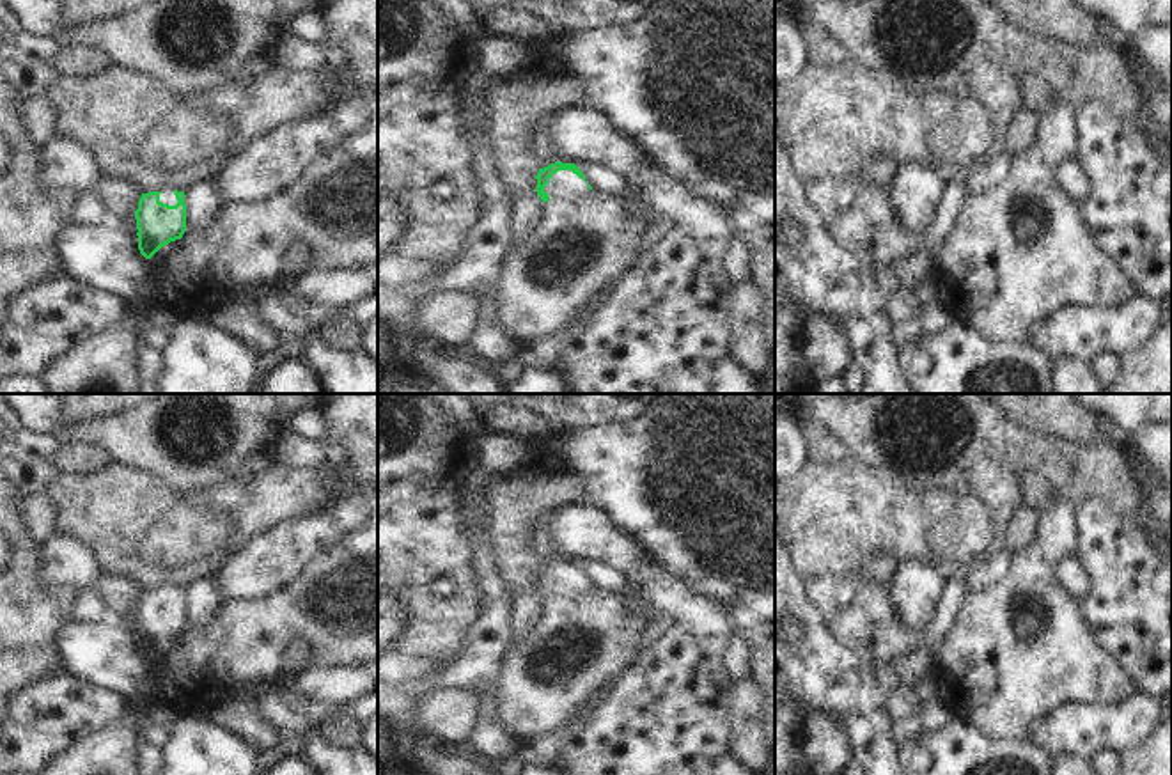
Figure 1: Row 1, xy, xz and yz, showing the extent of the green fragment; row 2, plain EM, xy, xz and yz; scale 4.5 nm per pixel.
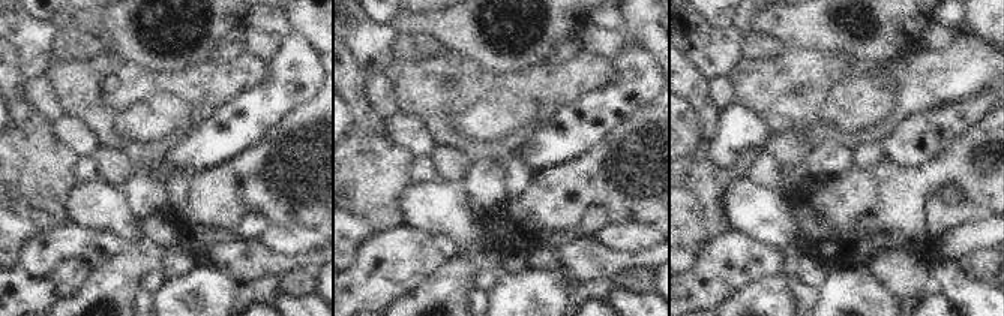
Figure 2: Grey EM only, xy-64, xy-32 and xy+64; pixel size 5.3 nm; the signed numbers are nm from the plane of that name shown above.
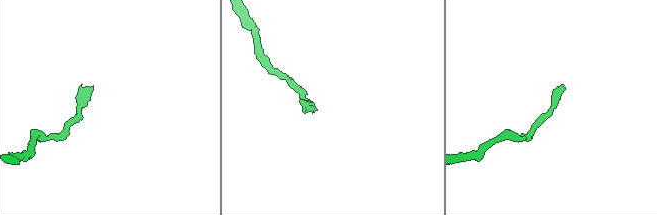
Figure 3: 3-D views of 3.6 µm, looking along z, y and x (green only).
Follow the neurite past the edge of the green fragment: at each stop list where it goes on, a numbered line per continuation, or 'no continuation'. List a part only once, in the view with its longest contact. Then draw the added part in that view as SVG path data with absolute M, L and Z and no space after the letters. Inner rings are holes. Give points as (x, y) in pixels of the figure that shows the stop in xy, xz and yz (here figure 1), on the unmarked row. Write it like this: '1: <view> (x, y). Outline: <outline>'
1: xz (564, 584). Outline: M559 568L553 571L544 583L544 589L548 591L550 599L557 603L569 603L590 591L589 582L571 568Z

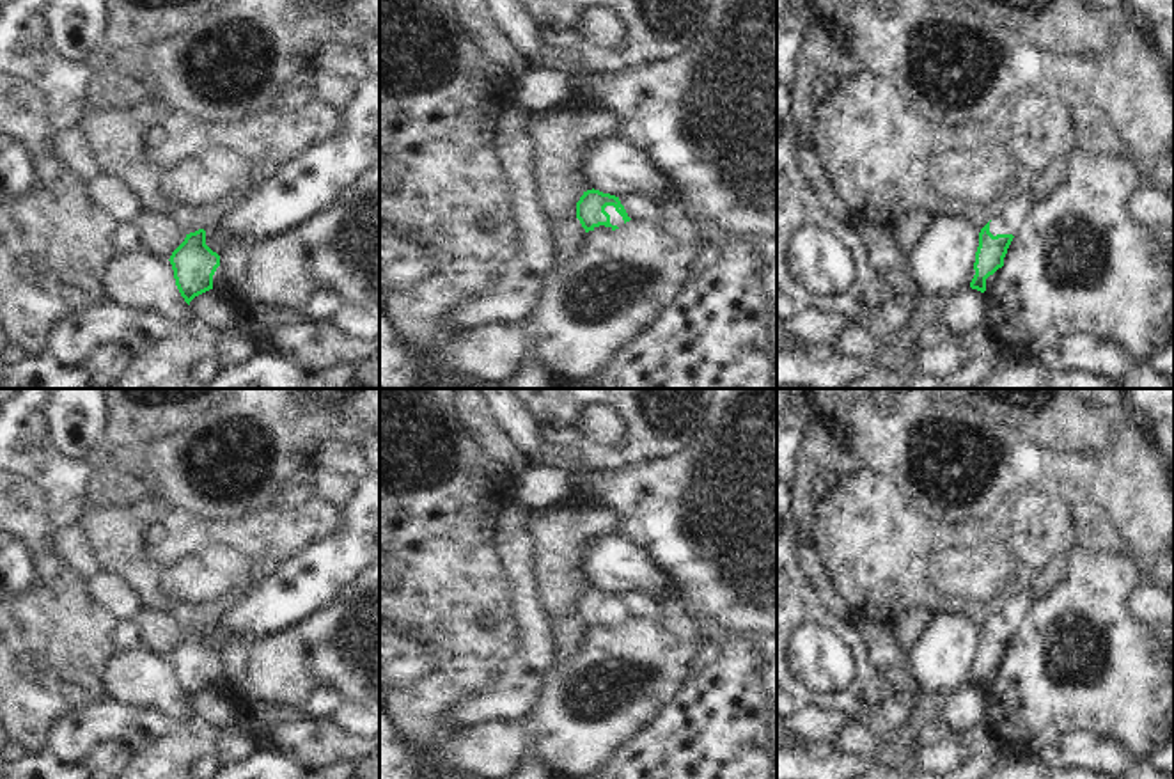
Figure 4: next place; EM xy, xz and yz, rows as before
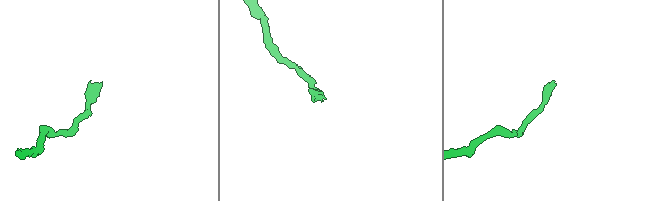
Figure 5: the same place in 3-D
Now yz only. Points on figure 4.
1: yz (1017, 611). Outline: M1021 593L1011 598L1004 607L990 619L990 630L997 632L1020 632L1032 618L1034 598L1029 593Z

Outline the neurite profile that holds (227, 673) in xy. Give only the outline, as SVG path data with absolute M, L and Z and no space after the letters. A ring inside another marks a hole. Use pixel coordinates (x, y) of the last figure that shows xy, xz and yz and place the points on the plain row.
M234 635L225 649L220 653L220 664L213 673L213 687L227 696L232 696L234 687L238 685L247 660L247 651L254 641Z

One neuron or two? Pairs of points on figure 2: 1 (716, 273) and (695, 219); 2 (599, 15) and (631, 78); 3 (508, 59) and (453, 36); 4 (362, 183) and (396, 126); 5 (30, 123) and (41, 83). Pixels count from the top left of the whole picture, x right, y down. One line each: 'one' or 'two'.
1: two
2: two
3: one
4: two
5: two

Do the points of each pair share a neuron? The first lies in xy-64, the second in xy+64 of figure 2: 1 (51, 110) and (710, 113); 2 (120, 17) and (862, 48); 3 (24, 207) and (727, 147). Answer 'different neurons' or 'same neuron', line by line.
1: different neurons
2: same neuron
3: different neurons

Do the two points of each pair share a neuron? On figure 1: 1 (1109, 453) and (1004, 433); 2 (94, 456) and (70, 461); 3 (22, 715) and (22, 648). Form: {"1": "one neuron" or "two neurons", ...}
{"1": "one neuron", "2": "one neuron", "3": "two neurons"}

